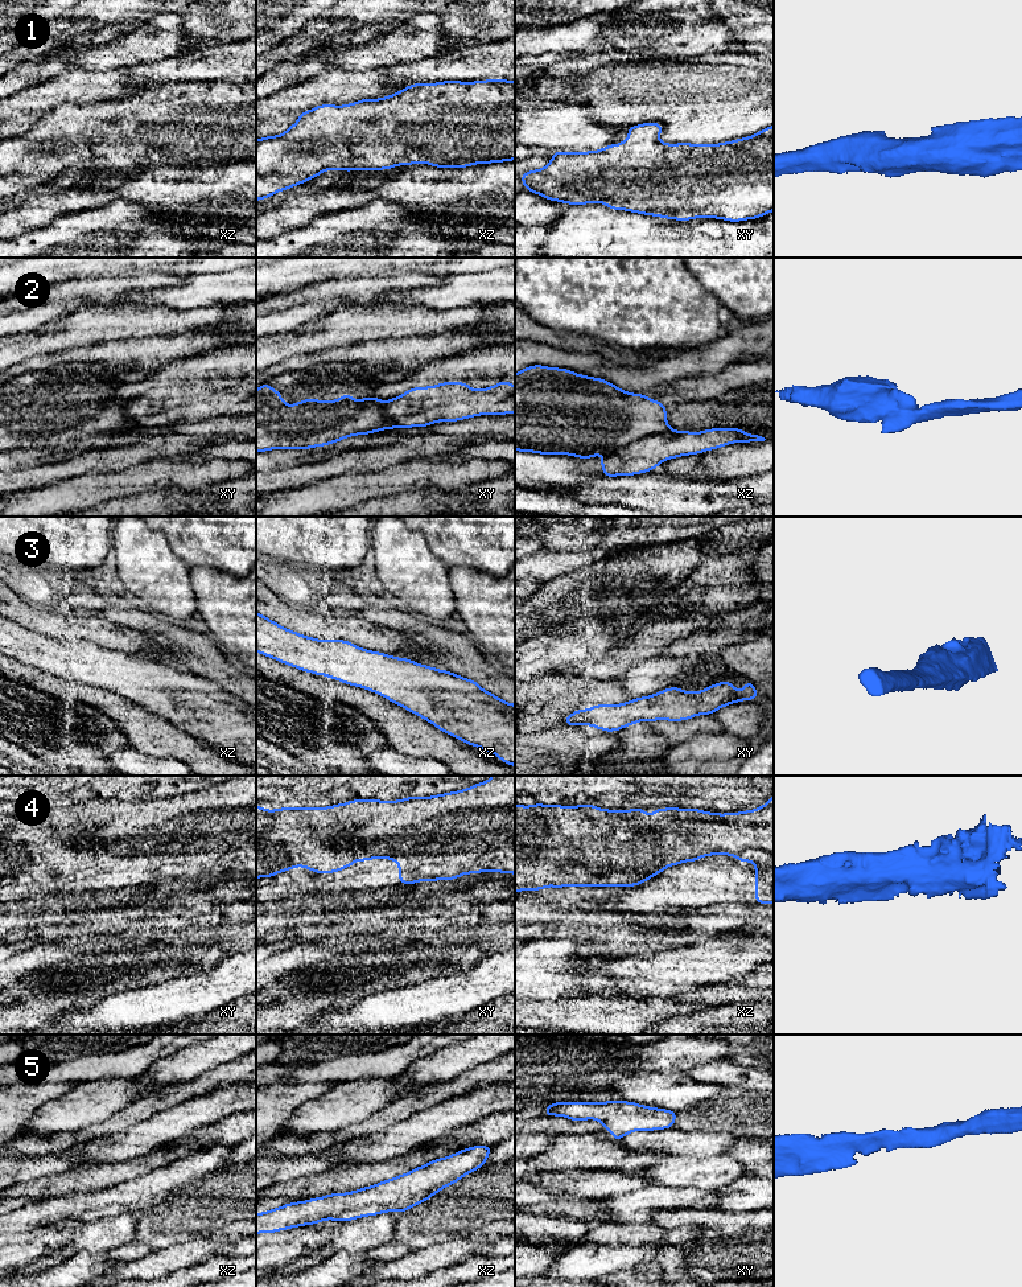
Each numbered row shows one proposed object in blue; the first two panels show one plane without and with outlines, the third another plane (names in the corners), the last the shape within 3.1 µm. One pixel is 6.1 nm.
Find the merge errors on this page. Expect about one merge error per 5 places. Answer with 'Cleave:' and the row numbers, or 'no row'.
Cleave: 2

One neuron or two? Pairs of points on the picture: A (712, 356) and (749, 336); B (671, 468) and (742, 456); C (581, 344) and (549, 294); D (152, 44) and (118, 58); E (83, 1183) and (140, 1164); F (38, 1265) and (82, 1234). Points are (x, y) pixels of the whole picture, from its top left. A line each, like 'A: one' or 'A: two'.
A: one
B: one
C: two
D: one
E: one
F: one

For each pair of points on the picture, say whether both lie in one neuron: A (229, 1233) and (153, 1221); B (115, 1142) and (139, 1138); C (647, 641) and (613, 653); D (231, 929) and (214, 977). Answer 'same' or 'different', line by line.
A: different
B: same
C: same
D: different

